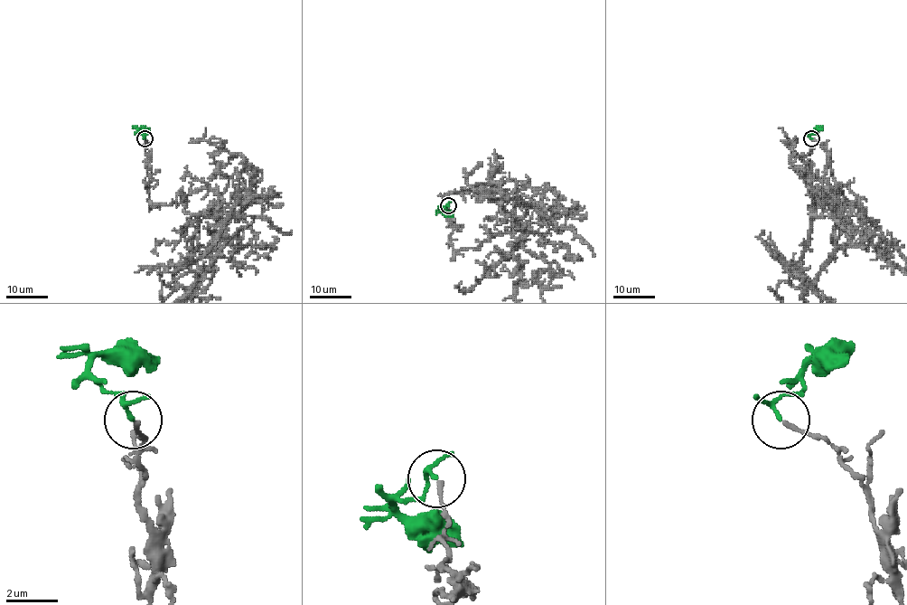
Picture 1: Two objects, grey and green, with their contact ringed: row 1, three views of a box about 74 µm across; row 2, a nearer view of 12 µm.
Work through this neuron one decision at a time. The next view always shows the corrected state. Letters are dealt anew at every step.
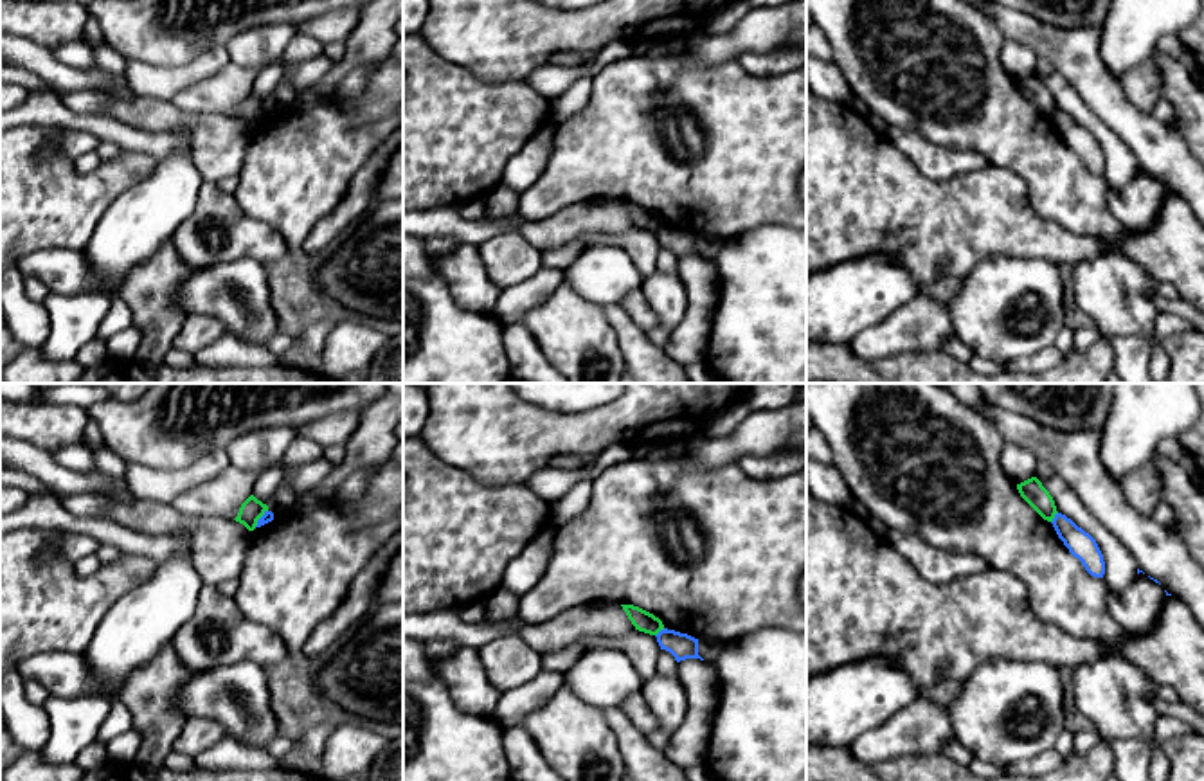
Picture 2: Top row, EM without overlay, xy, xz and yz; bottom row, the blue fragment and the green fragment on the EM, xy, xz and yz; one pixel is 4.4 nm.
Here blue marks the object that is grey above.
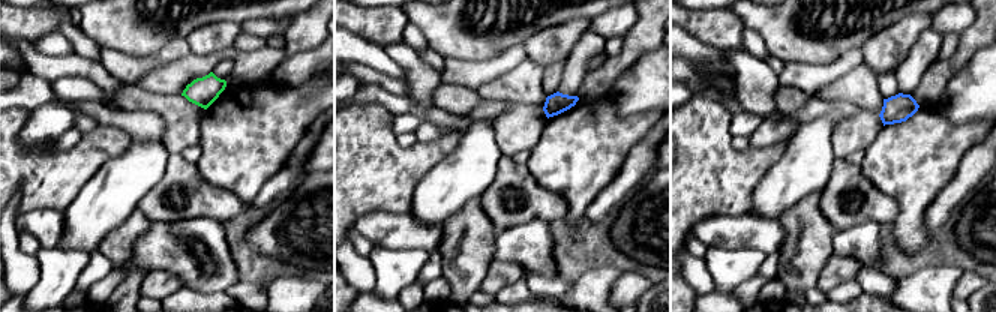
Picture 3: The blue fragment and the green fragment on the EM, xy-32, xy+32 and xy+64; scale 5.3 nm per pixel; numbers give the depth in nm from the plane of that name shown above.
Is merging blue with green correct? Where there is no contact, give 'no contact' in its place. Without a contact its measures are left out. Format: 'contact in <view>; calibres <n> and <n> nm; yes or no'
contact in yz; calibres 120 and 110 nm; no

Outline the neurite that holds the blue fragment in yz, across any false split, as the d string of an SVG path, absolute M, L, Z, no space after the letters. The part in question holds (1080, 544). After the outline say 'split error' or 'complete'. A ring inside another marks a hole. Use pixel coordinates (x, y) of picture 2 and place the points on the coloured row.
M1056 513L1051 524L1058 538L1082 561L1085 570L1094 578L1103 578L1105 561L1096 540L1062 513Z; complete

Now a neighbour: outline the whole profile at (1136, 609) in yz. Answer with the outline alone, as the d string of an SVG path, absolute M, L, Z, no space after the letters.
M1139 572L1121 594L1109 594L1107 605L1125 632L1143 635L1154 628L1164 597L1164 588Z

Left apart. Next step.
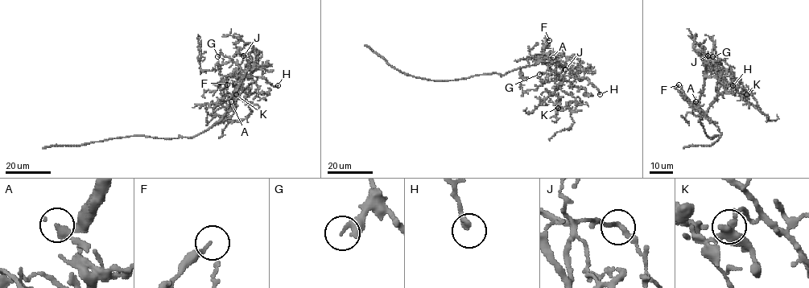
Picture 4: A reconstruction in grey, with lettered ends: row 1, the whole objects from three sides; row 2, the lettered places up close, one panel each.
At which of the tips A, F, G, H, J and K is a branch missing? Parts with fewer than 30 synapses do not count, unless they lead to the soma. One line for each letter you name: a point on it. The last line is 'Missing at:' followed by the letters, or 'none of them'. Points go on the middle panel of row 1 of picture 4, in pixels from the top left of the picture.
Missing at: none of them

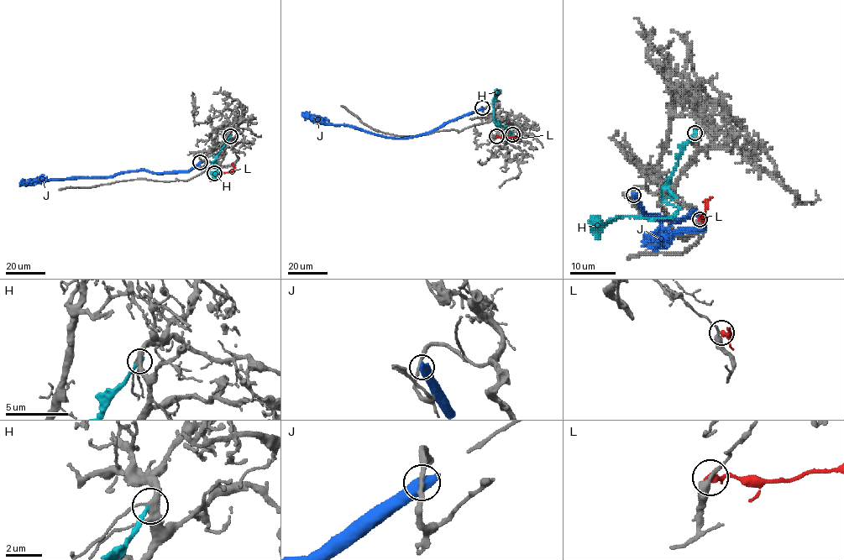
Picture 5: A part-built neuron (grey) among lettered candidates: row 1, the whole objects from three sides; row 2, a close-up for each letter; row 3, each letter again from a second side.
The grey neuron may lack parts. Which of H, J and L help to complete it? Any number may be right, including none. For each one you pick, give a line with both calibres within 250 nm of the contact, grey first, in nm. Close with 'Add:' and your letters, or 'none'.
Add: none

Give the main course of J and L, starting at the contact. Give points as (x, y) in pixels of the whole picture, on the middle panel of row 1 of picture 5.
J: (482, 108), (444, 122), (425, 133), (403, 138), (379, 136), (352, 127), (325, 124), (302, 116)
L: (496, 136), (514, 137), (516, 139), (514, 141)

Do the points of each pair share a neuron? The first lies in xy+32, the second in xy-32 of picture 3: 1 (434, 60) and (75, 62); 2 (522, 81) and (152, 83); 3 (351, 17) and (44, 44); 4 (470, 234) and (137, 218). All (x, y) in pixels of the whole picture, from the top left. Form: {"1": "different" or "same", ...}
{"1": "different", "2": "same", "3": "different", "4": "same"}

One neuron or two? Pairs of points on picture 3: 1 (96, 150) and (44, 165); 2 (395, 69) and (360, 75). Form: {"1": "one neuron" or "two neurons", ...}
{"1": "one neuron", "2": "two neurons"}

